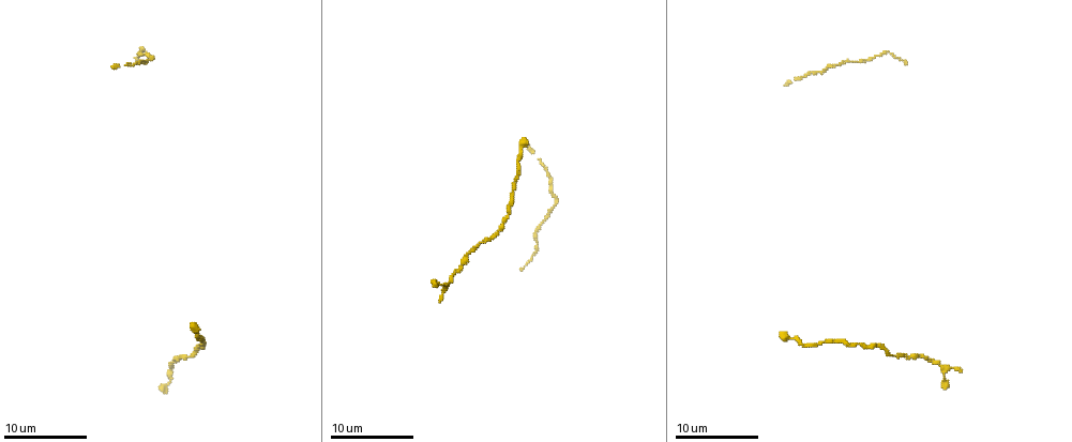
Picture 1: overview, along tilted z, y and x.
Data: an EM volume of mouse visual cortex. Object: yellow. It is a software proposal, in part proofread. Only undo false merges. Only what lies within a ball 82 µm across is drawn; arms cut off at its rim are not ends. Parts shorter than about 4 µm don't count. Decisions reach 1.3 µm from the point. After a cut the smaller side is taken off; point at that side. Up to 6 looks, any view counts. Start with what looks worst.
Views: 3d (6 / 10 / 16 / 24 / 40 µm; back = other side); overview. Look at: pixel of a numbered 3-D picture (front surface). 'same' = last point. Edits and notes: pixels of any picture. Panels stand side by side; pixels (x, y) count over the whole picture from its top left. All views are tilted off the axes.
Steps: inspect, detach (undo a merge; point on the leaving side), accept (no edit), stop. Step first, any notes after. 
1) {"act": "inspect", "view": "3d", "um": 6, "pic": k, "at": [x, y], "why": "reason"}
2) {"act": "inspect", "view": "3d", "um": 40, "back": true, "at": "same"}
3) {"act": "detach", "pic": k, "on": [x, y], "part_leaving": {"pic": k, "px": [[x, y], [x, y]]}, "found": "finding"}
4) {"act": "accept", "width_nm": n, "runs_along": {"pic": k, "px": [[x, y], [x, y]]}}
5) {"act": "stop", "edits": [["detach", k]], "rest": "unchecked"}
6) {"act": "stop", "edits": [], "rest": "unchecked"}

{"act": "inspect", "view": "3d", "um": 6, "pic": 1, "at": [807, 344], "why": "sudden change in width"}

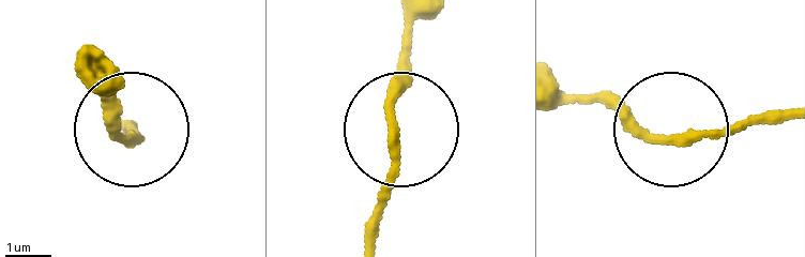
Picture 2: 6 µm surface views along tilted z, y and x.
{"act": "accept", "runs_along": {"pic": 2, "px": [[408, 12], [391, 109], [401, 166], [373, 237]]}, "found": "all the same neuron"}

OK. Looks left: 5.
{"act": "inspect", "view": "3d", "um": 6, "pic": 1, "at": [901, 355], "why": "calibre changes"}

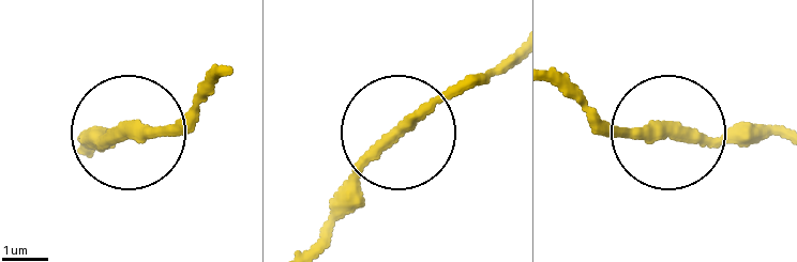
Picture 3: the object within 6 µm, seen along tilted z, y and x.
{"act": "accept", "width_nm": 270, "runs_along": {"pic": 3, "px": [[210, 77], [171, 126], [81, 147]]}, "found": "one neuron here"}

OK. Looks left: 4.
{"act": "inspect", "view": "3d", "um": 6, "pic": 1, "at": [510, 214], "why": "narrows sharply"}

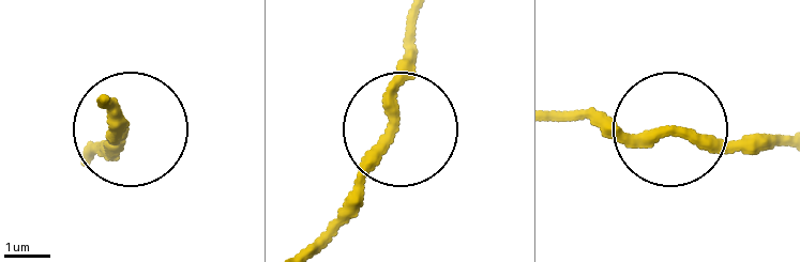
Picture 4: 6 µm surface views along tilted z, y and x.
{"act": "inspect", "view": "3d", "um": 6, "back": true, "pic": 4, "at": [667, 134]}

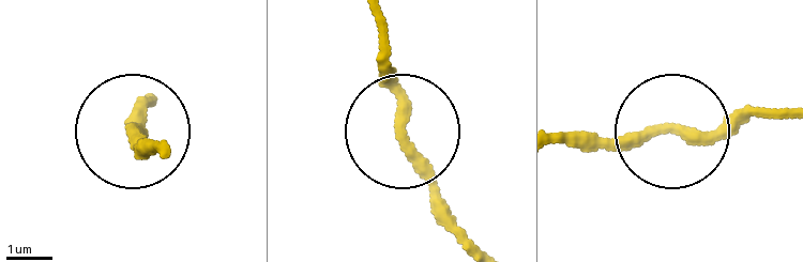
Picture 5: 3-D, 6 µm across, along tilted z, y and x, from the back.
{"act": "accept", "width_nm": 230, "runs_along": {"pic": 5, "px": [[379, 20], [379, 66], [405, 147], [459, 222]]}, "found": "all the same neuron"}

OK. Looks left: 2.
{"act": "stop", "edits": [], "rest": "unchecked"}

